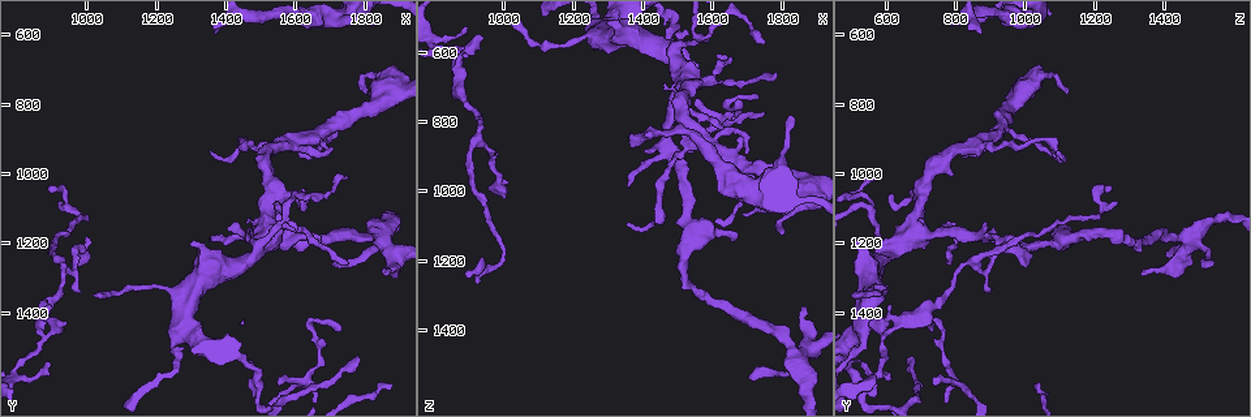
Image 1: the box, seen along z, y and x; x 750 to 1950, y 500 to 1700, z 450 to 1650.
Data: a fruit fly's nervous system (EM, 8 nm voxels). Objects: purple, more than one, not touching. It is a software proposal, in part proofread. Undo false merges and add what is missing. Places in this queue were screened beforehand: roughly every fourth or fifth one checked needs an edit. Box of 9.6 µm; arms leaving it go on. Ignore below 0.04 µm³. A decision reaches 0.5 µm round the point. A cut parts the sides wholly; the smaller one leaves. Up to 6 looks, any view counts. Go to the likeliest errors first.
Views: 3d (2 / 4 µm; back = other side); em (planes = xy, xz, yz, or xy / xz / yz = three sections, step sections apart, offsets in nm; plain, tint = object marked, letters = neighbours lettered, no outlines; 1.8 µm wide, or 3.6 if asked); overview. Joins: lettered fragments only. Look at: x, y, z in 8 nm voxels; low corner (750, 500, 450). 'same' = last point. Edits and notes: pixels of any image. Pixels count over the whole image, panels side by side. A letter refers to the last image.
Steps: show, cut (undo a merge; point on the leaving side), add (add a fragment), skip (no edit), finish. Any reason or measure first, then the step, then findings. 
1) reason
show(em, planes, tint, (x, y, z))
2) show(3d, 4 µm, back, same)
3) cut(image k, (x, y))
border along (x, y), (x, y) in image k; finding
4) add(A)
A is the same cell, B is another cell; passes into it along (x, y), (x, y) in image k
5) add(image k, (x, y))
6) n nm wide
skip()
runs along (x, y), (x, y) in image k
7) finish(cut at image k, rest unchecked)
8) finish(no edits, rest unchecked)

free end
show(3d, 2 µm, (1380, 590, 870))

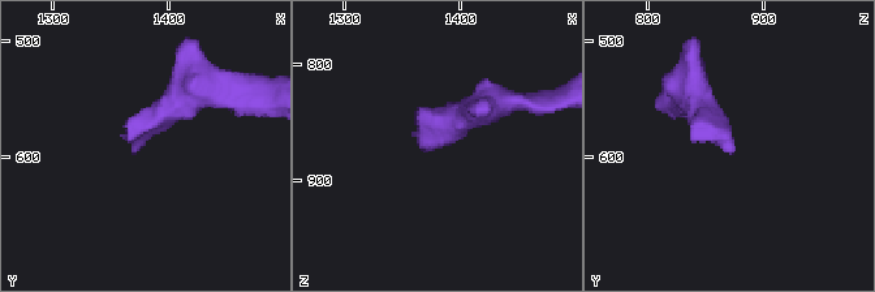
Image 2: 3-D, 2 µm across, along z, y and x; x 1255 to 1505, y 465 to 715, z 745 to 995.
show(em, xz, step 8, plain, (1372, 592, 872))

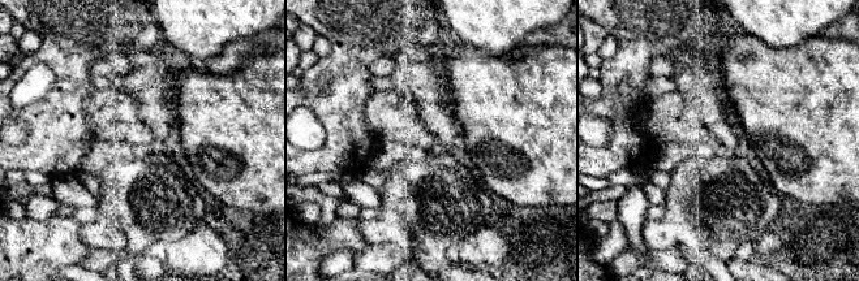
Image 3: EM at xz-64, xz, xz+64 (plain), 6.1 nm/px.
see the neighbours
show(em, xz, step 8, letters, same)

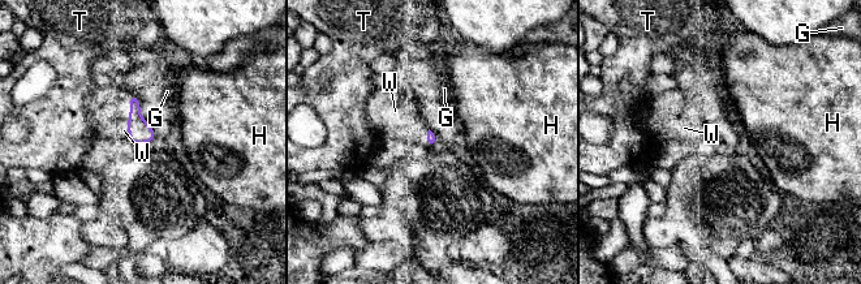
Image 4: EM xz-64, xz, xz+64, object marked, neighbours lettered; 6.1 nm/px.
add(W)
W is the same cell, G, H and T are other cells; the neuron continues

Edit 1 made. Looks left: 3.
sharp bend
show(em, planes, letters, (870, 1460, 600))

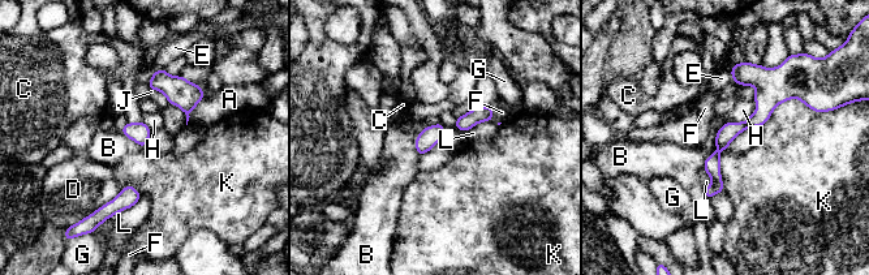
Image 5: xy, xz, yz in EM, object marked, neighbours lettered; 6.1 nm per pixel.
skip()
A, B, C, D, E, F, G, H, J, K and L are other cells; runs along (777, 76), (764, 110), (722, 141), (709, 193) in image 5; continuous, no second neuron

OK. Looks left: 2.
finish(add at image 4, rest unchecked)

